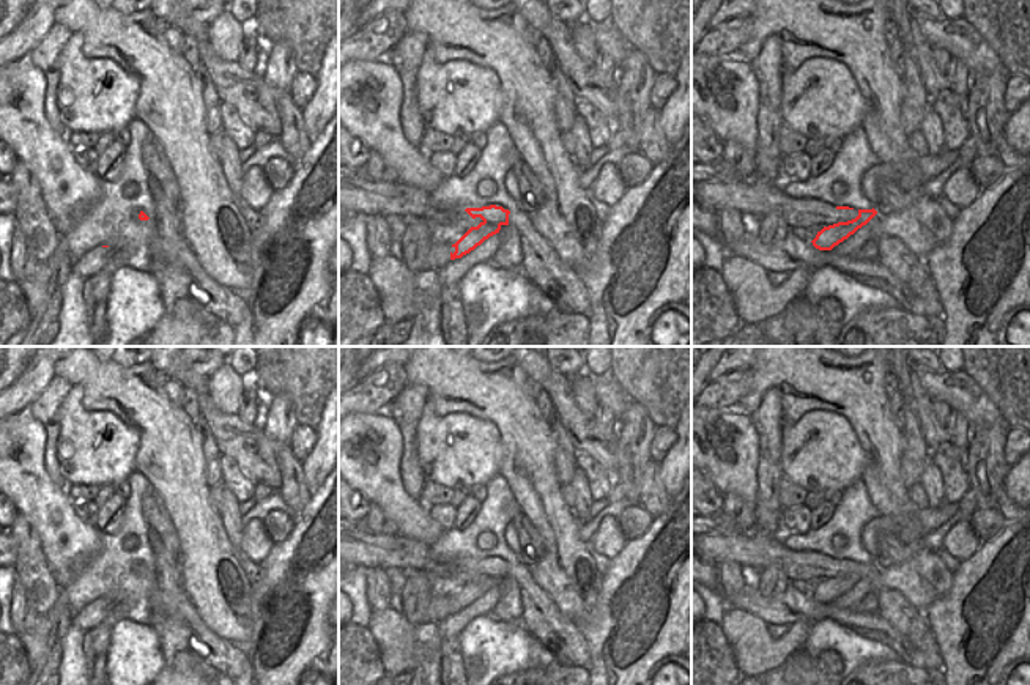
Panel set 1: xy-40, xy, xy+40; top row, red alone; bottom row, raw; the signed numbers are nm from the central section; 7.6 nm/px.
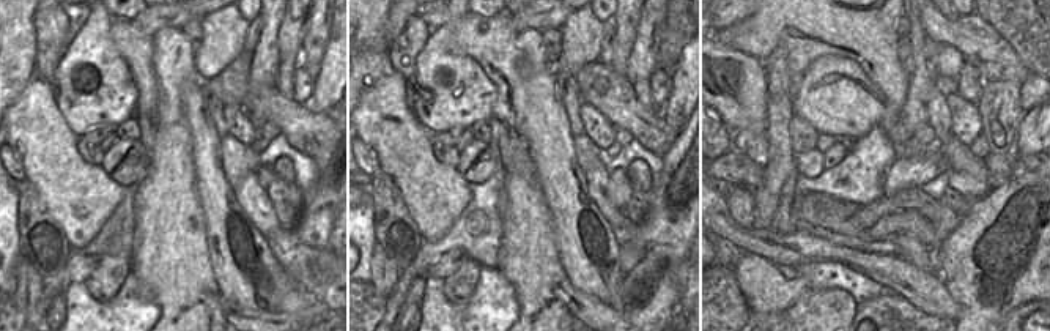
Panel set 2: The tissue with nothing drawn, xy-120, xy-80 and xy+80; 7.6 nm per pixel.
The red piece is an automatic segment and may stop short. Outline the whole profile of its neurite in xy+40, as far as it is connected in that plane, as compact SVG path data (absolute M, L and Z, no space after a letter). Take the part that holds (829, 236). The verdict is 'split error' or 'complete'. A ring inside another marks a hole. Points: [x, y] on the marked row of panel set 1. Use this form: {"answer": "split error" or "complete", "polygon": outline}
{"answer": "complete", "polygon": "M874 208L858 209L858 216L855 219L824 227L821 231L817 231L811 243L819 250L832 250L835 246L854 235L858 228L866 225L876 214L877 211Z"}

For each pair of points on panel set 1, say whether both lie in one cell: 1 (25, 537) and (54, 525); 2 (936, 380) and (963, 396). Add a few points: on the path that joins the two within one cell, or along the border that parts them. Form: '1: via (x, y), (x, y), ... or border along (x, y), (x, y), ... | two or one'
1: border along (18, 512), (35, 529), (40, 550), (49, 566) | two
2: via (942, 386), (956, 389) | one

